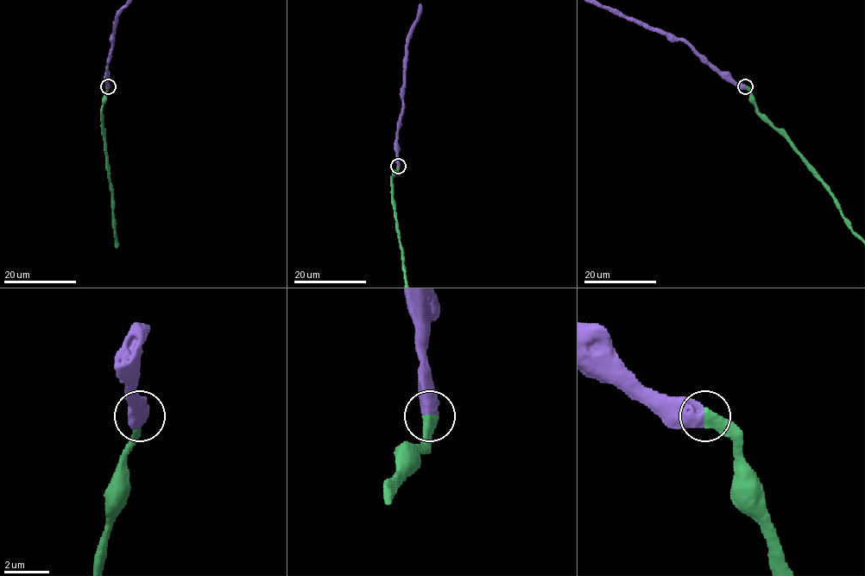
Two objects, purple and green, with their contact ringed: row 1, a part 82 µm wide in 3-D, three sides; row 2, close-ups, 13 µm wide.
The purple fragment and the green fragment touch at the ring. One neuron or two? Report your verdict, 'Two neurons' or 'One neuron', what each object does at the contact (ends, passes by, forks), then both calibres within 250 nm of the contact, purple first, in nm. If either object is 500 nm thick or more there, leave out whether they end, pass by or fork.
One neuron. Thickness 700 nm (purple) against 550 nm

